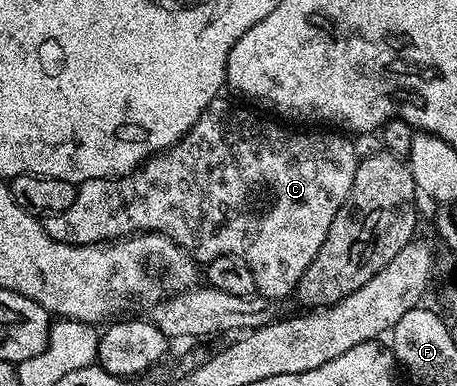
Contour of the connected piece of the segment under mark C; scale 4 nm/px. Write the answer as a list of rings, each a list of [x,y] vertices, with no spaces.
[[[219,97],[209,103],[179,143],[150,156],[129,175],[77,184],[76,201],[64,213],[45,216],[44,226],[61,243],[99,245],[139,233],[163,231],[195,261],[225,255],[242,260],[252,269],[257,294],[281,301],[295,290],[301,275],[320,251],[356,174],[360,158],[353,151],[353,142],[345,134],[330,134],[334,135],[289,131]]]

